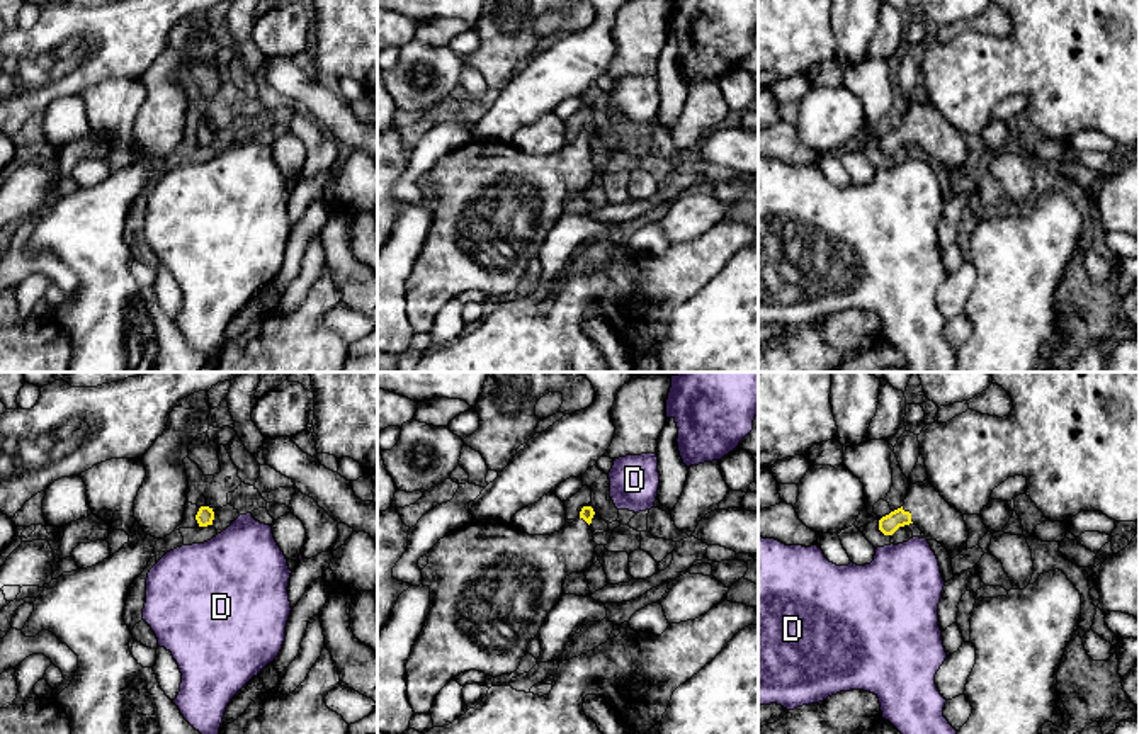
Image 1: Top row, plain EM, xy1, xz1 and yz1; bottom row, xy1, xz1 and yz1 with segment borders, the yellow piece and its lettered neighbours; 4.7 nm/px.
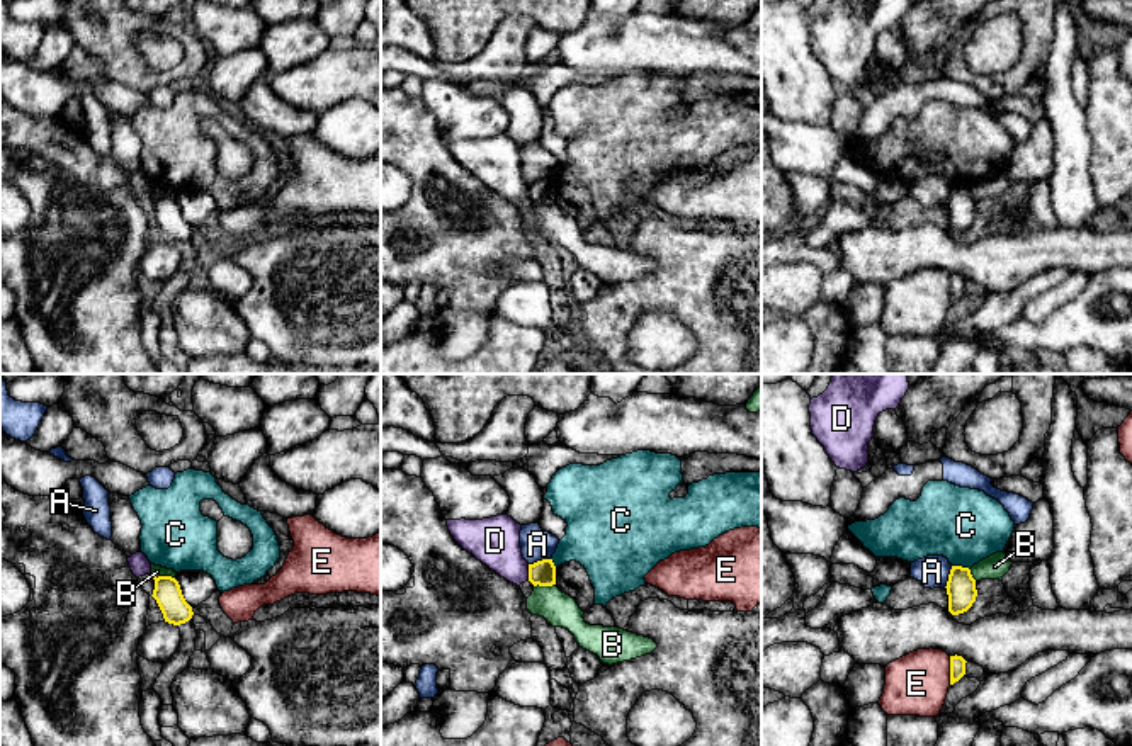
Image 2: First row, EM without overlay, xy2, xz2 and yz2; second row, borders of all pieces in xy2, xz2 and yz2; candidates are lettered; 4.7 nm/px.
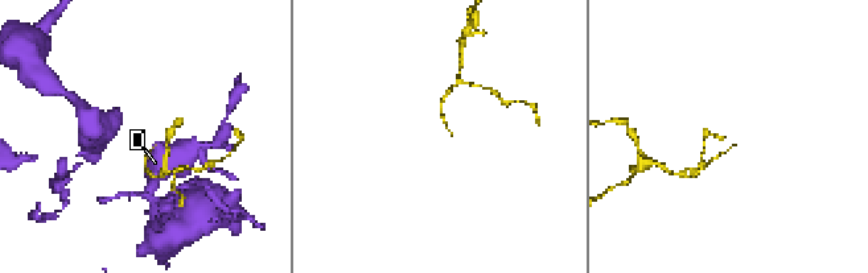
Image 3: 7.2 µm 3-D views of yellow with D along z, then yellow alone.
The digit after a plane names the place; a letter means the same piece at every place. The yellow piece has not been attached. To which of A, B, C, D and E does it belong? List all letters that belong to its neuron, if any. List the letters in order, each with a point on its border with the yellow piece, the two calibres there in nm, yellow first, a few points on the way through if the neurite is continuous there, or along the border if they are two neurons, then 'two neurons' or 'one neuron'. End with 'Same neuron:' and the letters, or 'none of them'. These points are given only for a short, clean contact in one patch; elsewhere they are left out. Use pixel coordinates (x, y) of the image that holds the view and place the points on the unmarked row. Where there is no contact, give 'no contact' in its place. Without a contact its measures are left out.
A: xz2 (539, 180) | 120/150 nm | two neurons
B: xy2 (164, 196) | 130/50 nm | along xy2 (153, 194), (174, 197) | two neurons
C: yz2 (961, 186) | 140/360 nm | along yz2 (952, 184), (969, 189) | two neurons
D: xz2 (529, 192) | 120/240 nm | two neurons
E: yz2 (950, 289) | 80/300 nm | two neurons
Same neuron: none of them

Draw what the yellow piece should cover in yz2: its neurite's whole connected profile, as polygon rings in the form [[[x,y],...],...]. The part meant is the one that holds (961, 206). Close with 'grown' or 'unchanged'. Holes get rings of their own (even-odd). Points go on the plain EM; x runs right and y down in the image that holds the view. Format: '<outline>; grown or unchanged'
[[[952,185],[945,207],[948,214],[948,231],[952,235],[967,231],[976,221],[976,199],[969,187]]]; unchanged

